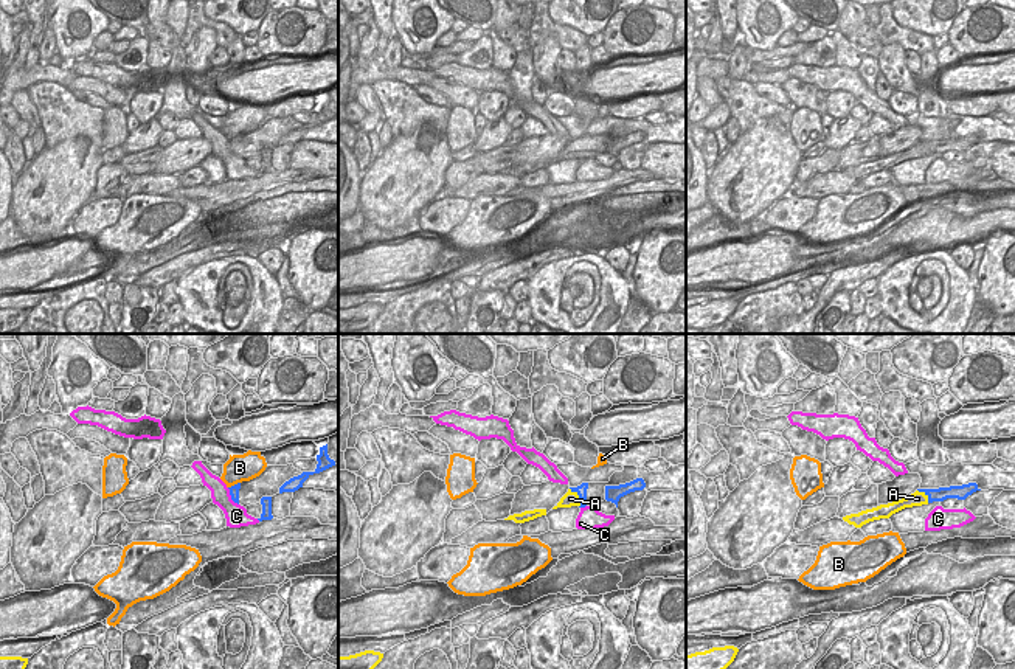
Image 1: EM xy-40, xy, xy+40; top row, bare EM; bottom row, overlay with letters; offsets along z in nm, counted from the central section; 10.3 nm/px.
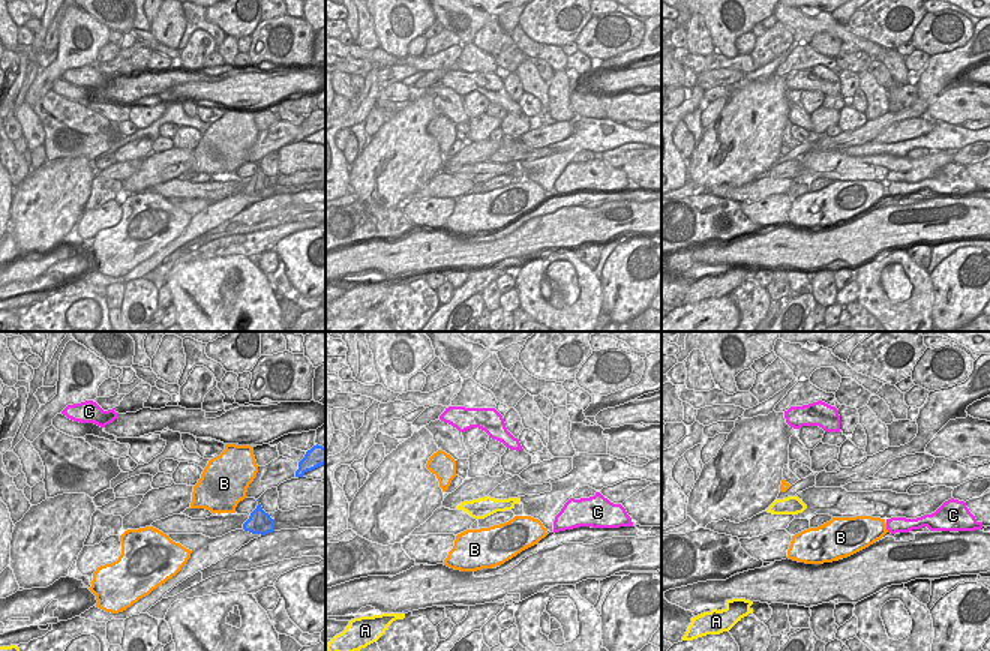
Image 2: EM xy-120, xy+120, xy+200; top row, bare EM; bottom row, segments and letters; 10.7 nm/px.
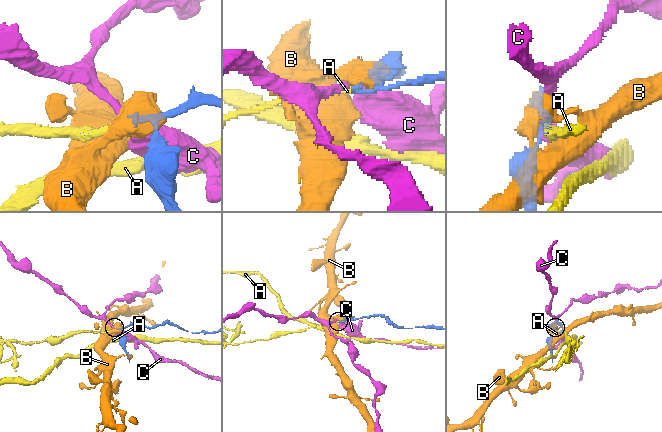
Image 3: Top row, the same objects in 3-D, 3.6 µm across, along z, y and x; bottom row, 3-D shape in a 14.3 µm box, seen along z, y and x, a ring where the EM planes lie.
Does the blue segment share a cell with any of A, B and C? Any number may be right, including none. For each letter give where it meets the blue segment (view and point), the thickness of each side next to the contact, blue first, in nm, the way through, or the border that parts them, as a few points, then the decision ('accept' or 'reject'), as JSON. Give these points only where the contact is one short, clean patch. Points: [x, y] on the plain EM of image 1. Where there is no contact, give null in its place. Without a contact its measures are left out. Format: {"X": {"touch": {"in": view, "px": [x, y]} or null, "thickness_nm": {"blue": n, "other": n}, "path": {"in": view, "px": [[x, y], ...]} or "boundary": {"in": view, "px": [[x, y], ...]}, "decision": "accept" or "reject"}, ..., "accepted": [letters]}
{"A": {"touch": {"in": "xy", "px": [579, 149]}, "thickness_nm": {"blue": 100, "other": 160}, "decision": "reject"}, "B": {"touch": {"in": "xy-40", "px": [235, 137]}, "thickness_nm": {"blue": 100, "other": 280}, "boundary": {"in": "xy-40", "px": [[239, 134], [228, 140]]}, "decision": "reject"}, "C": {"touch": {"in": "xy-40", "px": [232, 149]}, "thickness_nm": {"blue": 100, "other": 240}, "decision": "reject"}, "accepted": []}

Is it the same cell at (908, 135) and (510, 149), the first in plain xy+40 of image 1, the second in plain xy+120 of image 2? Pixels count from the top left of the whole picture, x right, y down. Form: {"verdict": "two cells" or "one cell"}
{"verdict": "two cells"}

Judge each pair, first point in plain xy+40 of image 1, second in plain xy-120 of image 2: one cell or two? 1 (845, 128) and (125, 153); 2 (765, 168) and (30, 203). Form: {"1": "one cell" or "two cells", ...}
{"1": "one cell", "2": "one cell"}

